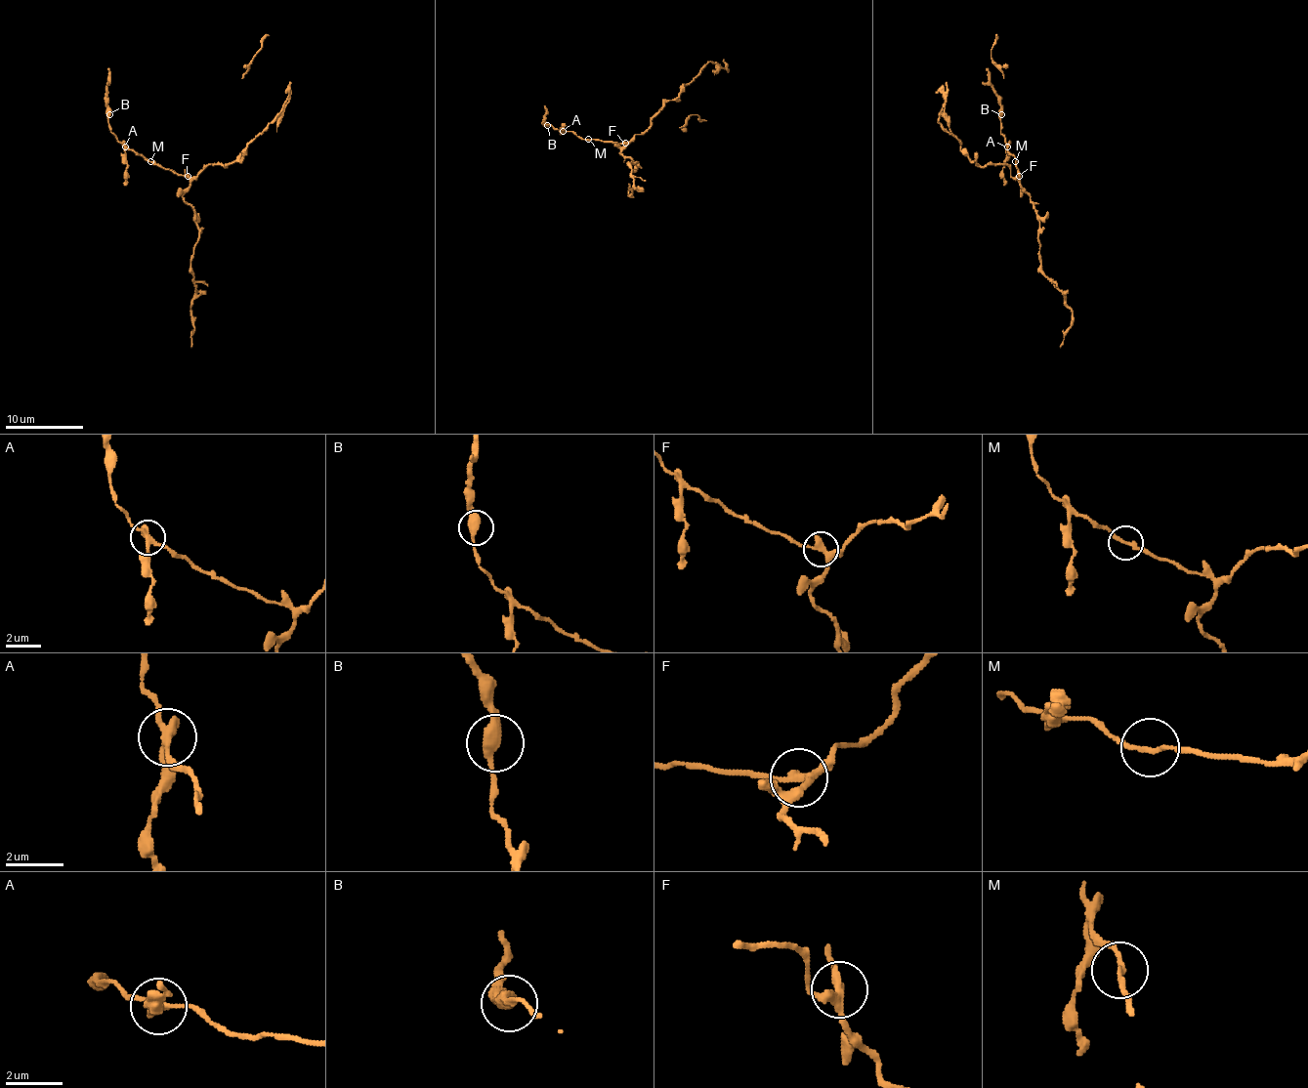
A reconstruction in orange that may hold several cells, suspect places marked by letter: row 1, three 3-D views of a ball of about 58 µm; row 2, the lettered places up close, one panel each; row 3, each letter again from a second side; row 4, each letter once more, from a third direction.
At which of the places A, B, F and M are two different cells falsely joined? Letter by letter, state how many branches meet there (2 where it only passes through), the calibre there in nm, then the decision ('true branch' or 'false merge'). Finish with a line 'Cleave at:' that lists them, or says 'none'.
A: 3 branches meet; 240 nm thick; false merge
B: 2 branches meet; 400 nm thick; true branch
F: 3 branches meet; 280 nm thick; false merge
M: 2 branches meet; 160 nm thick; true branch
Cleave at: A, F

